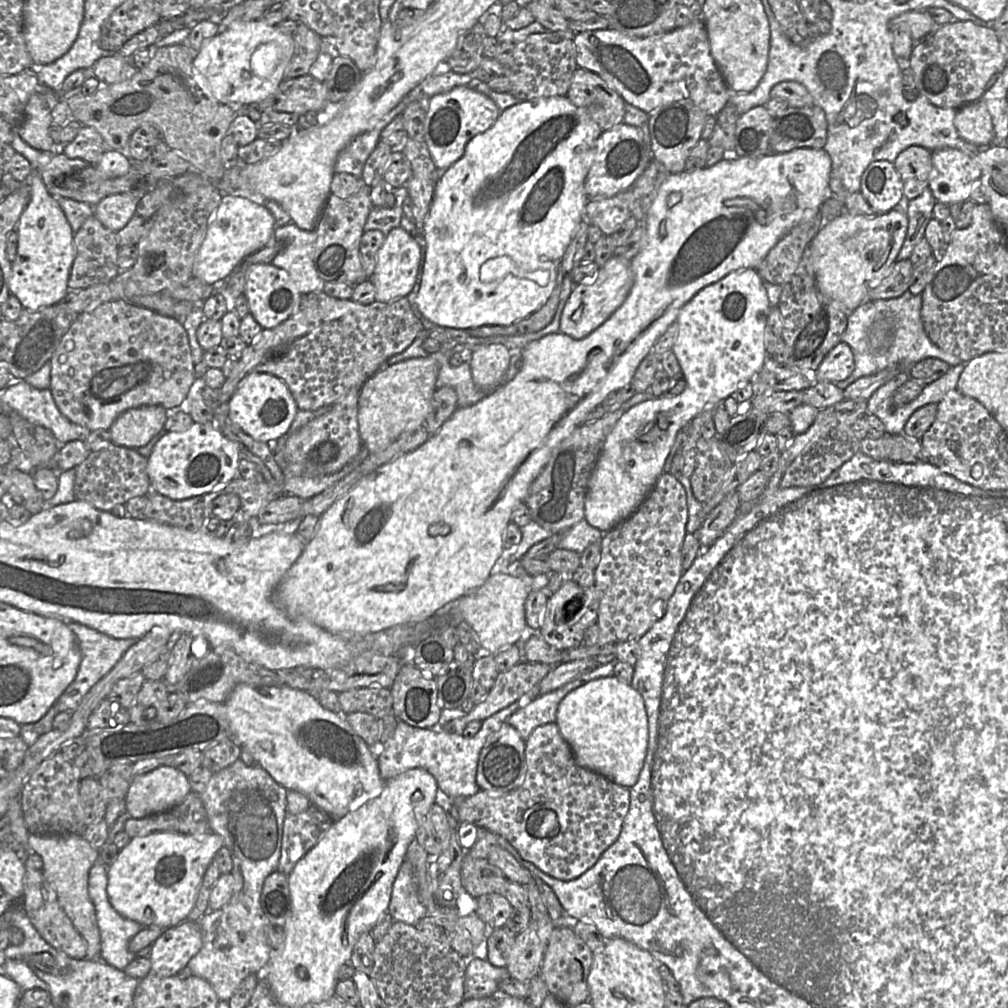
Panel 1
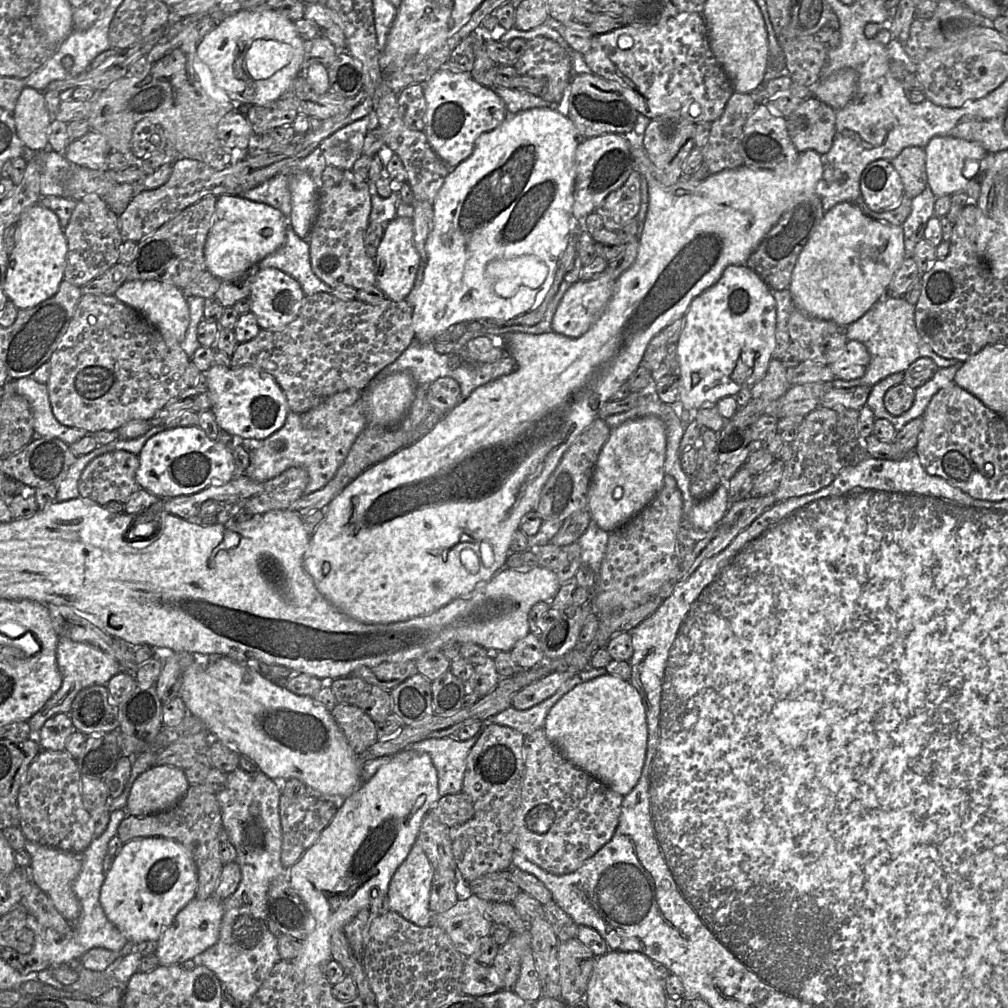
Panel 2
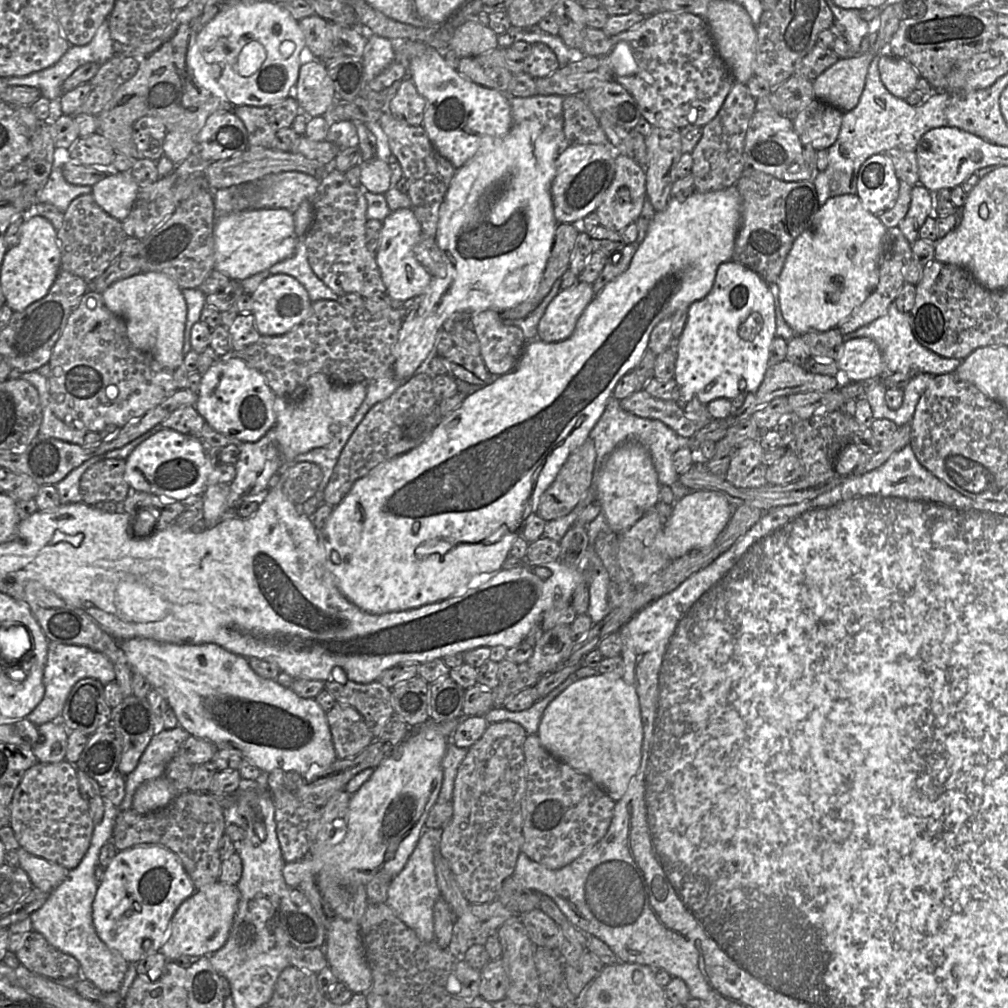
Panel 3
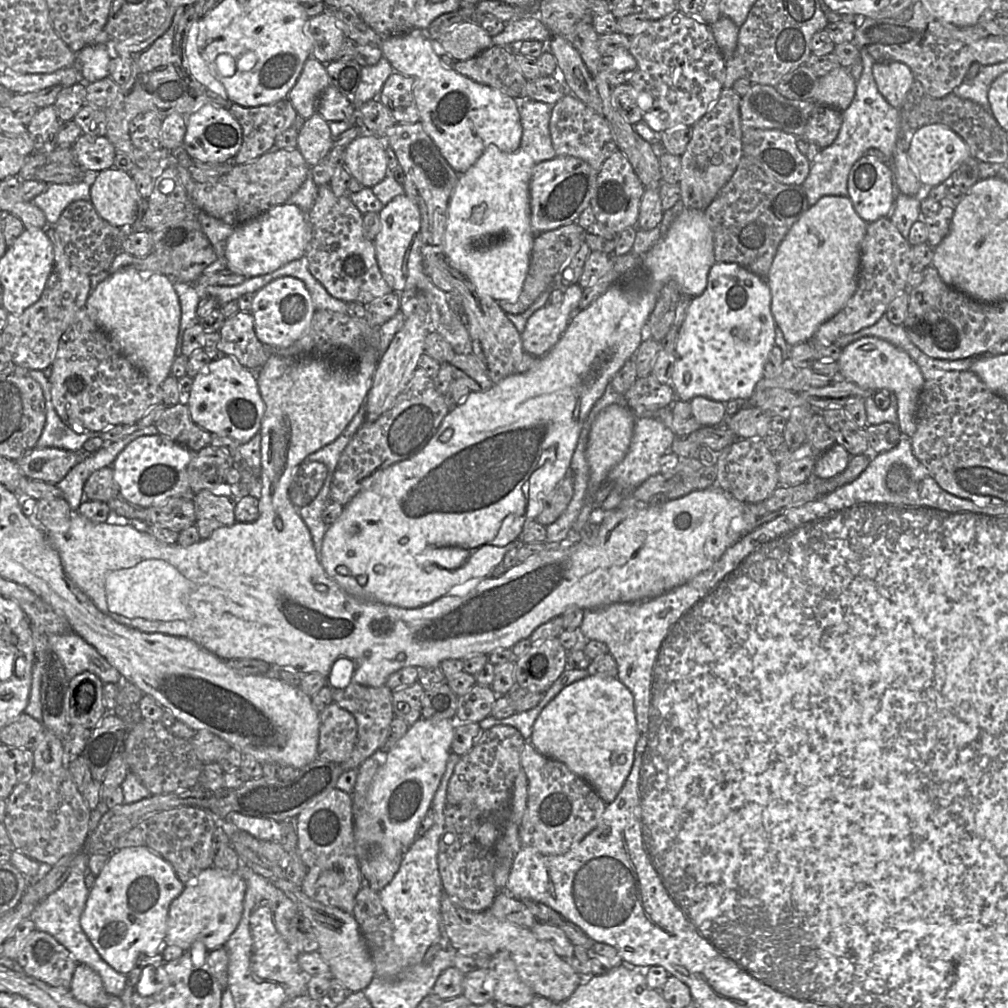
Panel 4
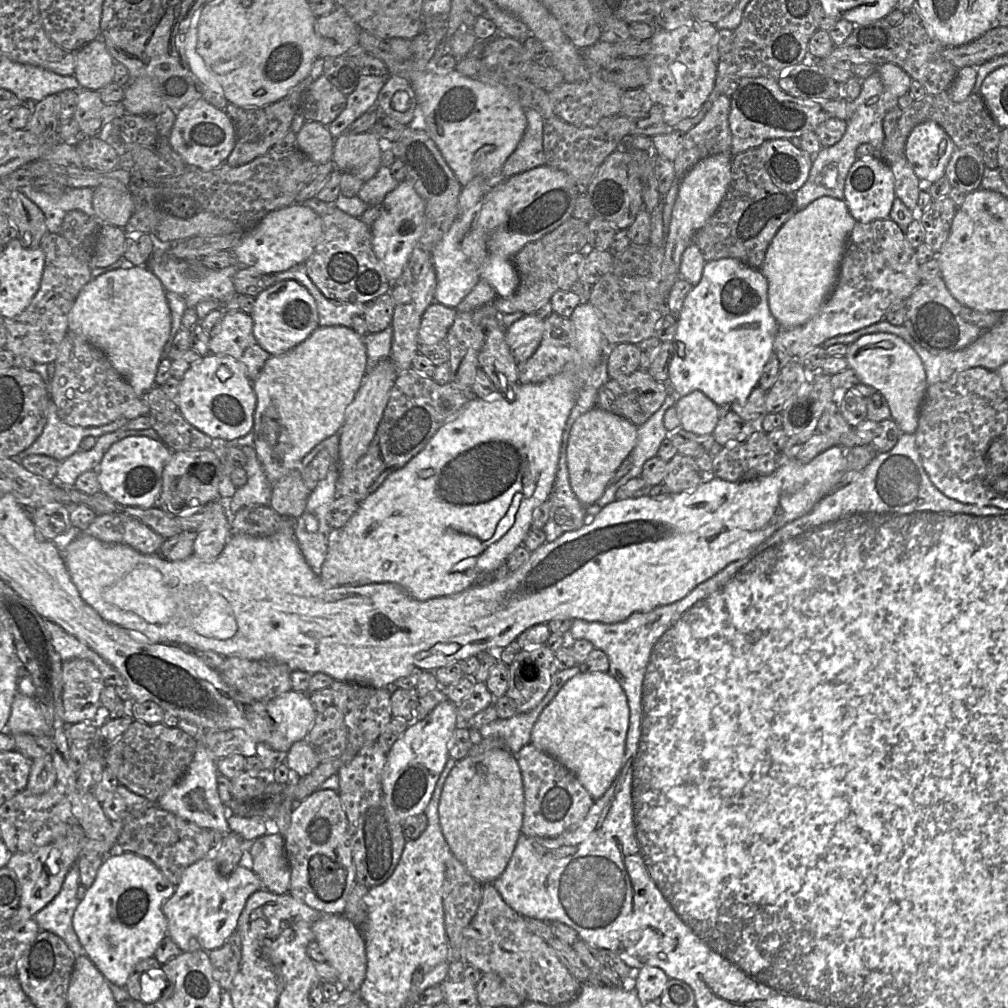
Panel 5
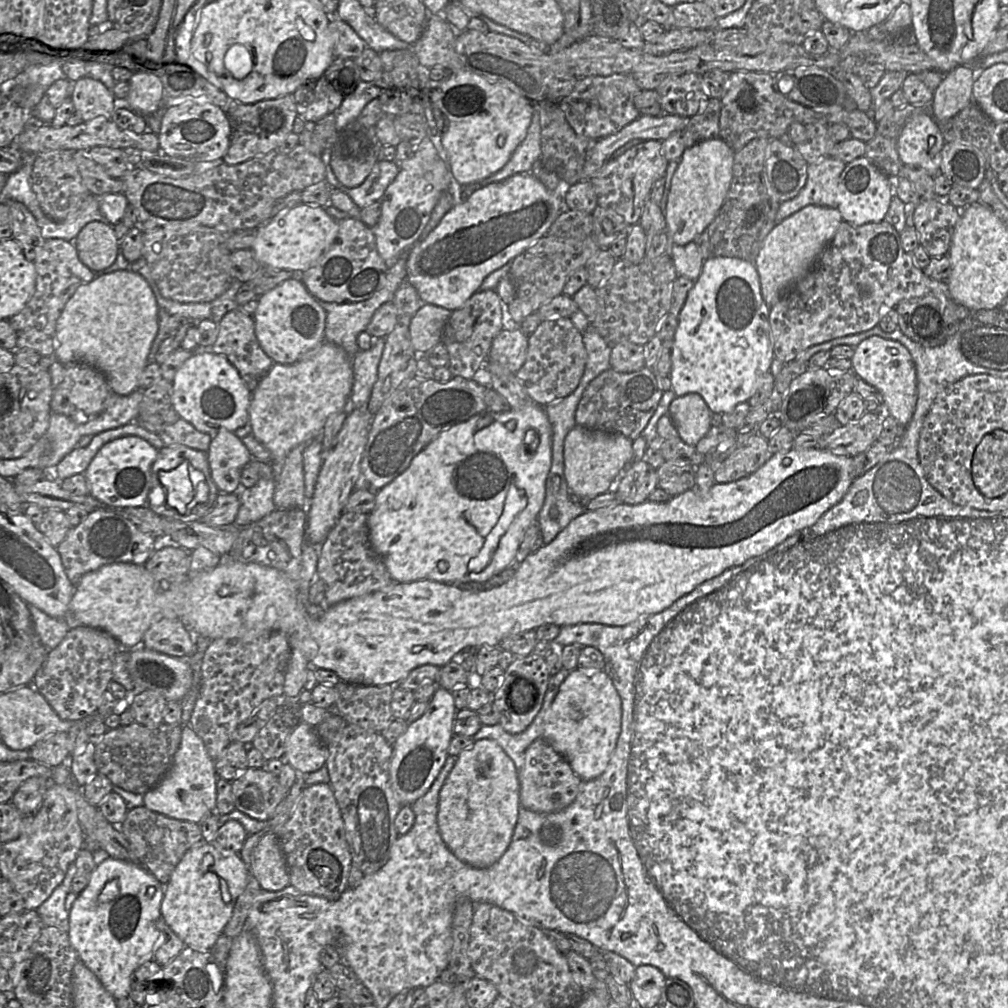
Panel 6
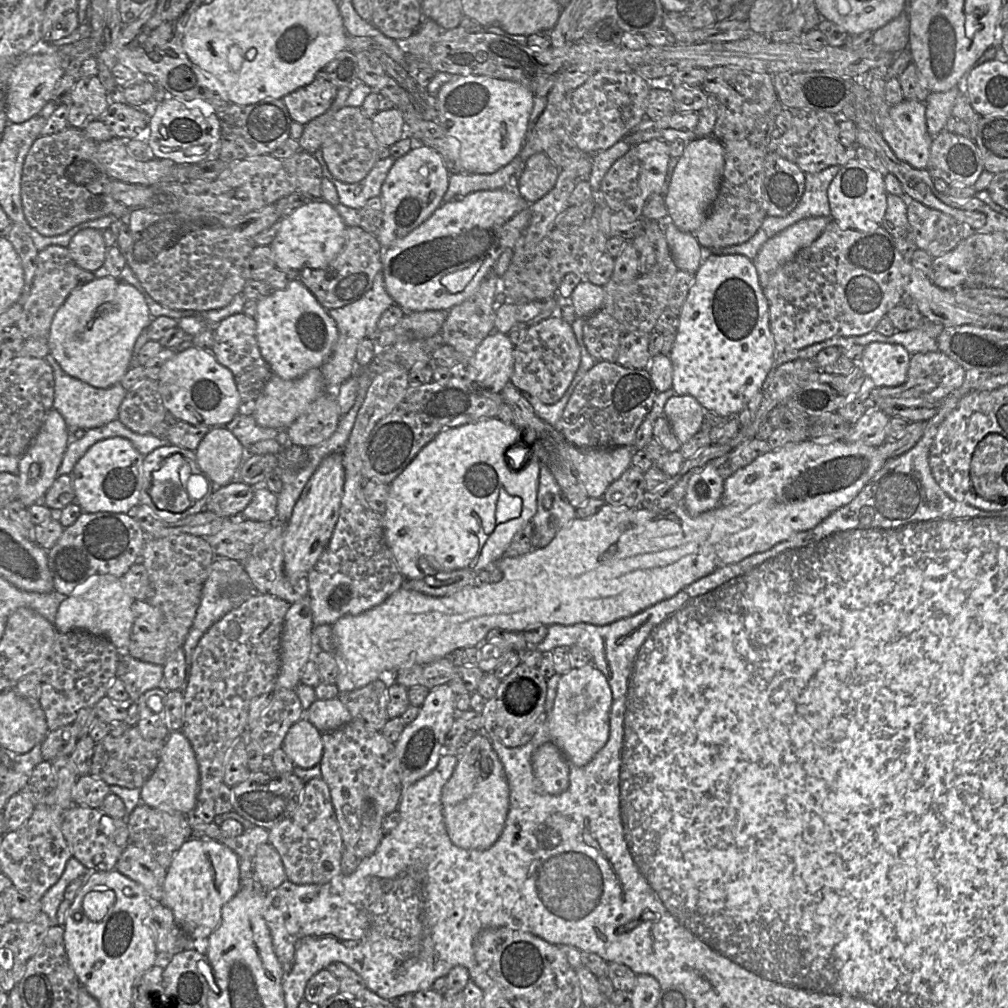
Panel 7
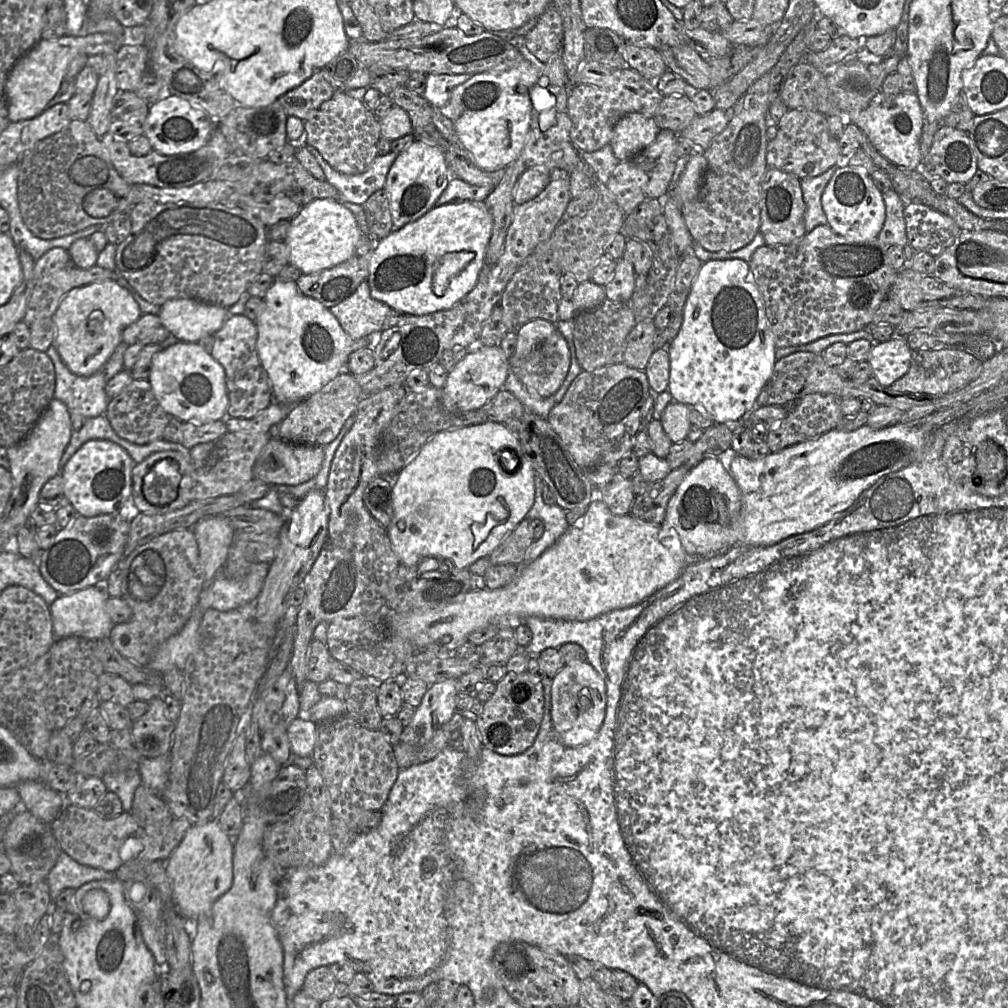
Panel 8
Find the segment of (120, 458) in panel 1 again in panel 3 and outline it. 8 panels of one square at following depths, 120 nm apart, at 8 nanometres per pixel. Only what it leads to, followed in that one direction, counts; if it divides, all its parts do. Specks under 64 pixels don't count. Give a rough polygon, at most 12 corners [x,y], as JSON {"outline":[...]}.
{"outline":[[105,459],[80,479],[82,501],[123,503],[126,461]]}

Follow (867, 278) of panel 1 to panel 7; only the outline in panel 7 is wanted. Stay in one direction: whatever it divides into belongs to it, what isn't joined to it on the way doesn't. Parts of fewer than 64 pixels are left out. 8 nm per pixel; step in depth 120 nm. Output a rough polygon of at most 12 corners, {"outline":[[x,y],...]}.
{"outline":[[831,216],[802,219],[754,259],[762,289],[780,266],[822,234]]}

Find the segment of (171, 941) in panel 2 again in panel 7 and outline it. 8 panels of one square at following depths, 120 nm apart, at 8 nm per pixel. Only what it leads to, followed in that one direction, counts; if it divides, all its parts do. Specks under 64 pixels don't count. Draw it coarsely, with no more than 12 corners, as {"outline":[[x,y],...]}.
{"outline":[[191,838],[159,902],[191,940],[208,938],[240,889],[237,854]]}

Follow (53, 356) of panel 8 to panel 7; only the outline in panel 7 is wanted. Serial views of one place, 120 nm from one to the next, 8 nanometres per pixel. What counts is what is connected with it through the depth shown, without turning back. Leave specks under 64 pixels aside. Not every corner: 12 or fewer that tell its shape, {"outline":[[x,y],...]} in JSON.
{"outline":[[51,353],[53,408],[69,435],[117,419],[120,383],[97,388],[64,372]]}

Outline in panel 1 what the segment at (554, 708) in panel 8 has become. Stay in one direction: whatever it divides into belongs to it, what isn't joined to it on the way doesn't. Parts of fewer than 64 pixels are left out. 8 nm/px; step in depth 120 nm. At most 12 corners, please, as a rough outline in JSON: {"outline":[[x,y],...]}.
{"outline":[[615,676],[570,692],[556,722],[578,765],[631,788],[643,698]]}

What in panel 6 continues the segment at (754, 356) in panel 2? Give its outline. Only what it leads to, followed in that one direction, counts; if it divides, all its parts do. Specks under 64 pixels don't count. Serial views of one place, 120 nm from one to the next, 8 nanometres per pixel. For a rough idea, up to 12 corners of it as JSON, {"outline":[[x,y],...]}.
{"outline":[[705,260],[677,318],[675,395],[747,402],[774,359],[755,264]]}

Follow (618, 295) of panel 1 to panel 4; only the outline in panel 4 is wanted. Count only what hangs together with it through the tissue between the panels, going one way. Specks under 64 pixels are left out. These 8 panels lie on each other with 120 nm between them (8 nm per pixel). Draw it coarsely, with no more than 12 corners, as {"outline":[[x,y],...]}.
{"outline":[[578,284],[560,303],[531,315],[521,334],[541,357],[560,340],[578,309]]}

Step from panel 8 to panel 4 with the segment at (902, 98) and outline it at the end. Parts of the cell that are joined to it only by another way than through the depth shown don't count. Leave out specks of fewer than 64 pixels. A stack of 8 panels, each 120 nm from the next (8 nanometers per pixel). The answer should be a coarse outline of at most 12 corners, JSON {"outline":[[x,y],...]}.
{"outline":[[943,124],[914,132],[908,156],[919,180],[934,187],[971,157]]}

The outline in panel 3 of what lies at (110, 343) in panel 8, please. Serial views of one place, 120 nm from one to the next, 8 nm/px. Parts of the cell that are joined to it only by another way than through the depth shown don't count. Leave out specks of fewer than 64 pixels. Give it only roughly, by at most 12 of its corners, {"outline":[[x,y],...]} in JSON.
{"outline":[[141,272],[102,297],[128,339],[182,365],[187,304],[172,278]]}

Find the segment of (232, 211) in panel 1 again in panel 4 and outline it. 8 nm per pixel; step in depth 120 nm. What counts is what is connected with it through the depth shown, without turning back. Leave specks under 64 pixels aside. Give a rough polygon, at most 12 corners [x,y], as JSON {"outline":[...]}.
{"outline":[[275,205],[234,226],[227,269],[246,278],[306,254],[307,214]]}

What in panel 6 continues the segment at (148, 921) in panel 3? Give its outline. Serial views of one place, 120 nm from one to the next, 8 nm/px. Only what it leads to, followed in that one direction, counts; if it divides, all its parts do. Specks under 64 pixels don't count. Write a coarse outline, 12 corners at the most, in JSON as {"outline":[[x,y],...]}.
{"outline":[[108,858],[69,911],[79,960],[116,1000],[153,960],[162,885]]}

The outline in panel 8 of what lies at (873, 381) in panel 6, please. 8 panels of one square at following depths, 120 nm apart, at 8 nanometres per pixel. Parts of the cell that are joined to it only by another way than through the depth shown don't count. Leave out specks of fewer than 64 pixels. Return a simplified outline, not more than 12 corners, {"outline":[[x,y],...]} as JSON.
{"outline":[[905,339],[874,343],[868,362],[873,378],[889,387],[911,365]]}

